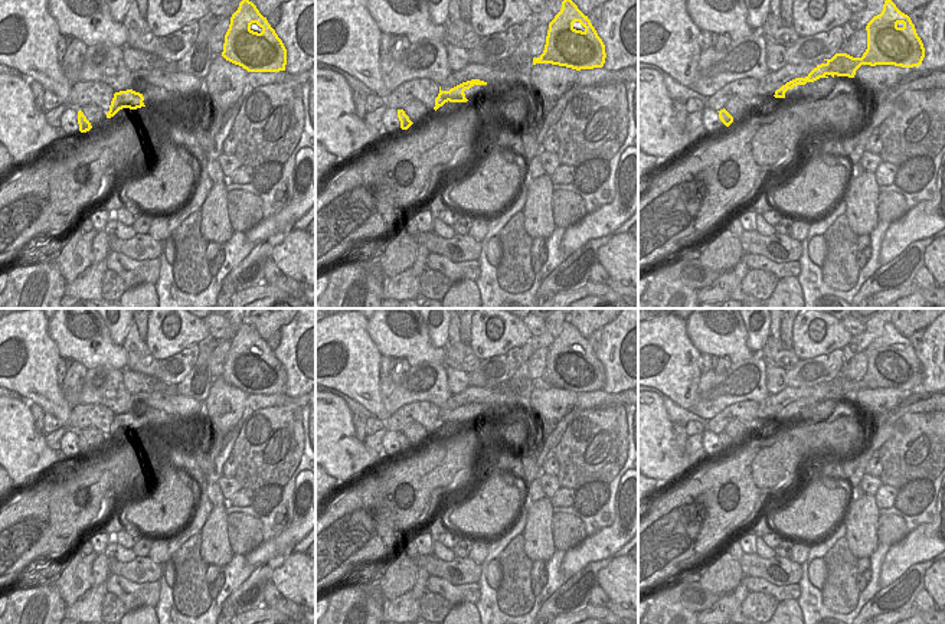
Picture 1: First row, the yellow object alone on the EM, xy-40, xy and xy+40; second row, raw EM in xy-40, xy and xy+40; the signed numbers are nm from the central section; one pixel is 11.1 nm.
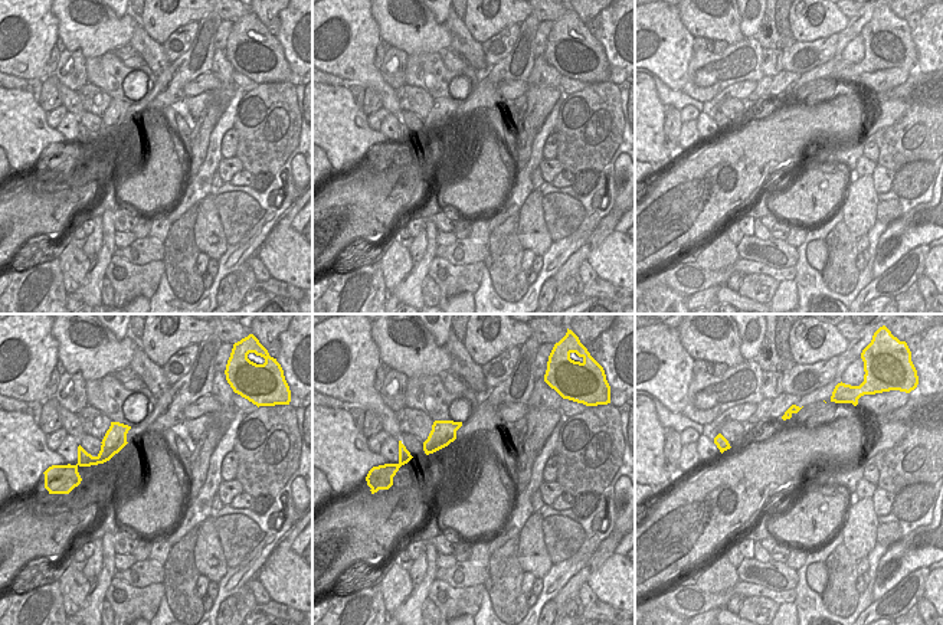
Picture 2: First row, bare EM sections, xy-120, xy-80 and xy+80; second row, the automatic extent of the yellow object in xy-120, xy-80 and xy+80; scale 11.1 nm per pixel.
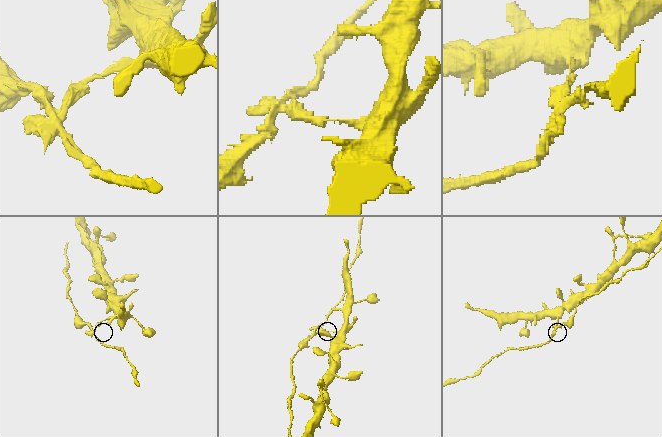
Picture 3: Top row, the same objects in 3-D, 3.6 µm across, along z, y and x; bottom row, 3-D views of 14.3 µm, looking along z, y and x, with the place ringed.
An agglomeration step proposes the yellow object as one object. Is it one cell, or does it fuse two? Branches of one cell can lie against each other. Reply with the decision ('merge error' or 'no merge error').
merge error

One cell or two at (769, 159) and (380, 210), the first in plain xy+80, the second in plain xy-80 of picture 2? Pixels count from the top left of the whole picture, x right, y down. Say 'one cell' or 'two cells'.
one cell

